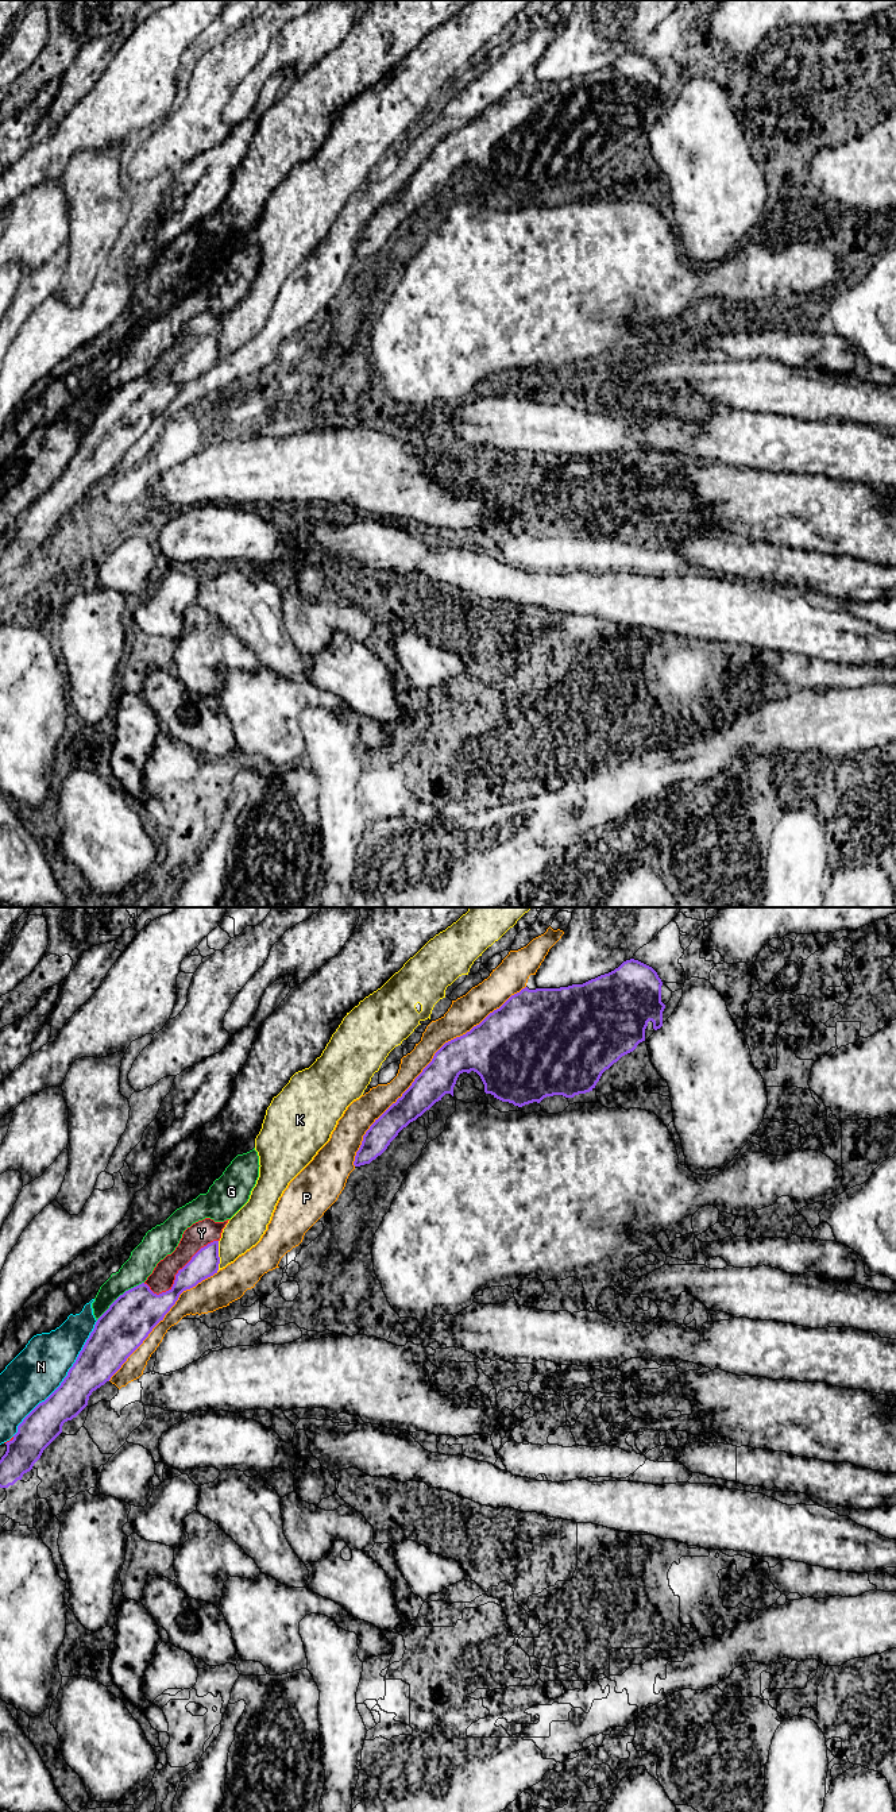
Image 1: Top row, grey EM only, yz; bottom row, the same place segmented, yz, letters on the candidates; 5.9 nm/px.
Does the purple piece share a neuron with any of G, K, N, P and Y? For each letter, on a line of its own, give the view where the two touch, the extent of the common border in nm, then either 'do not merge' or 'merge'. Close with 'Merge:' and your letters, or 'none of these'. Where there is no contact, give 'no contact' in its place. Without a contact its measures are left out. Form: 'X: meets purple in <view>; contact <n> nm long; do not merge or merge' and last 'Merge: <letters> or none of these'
G: meets purple in yz; contact 360 nm long; do not merge
K: meets purple in yz; contact 180 nm long; do not merge
N: meets purple in yz; contact 850 nm long; do not merge
P: meets purple in yz; contact 1450 nm long; do not merge
Y: meets purple in yz; contact 500 nm long; do not merge
Merge: none of these

